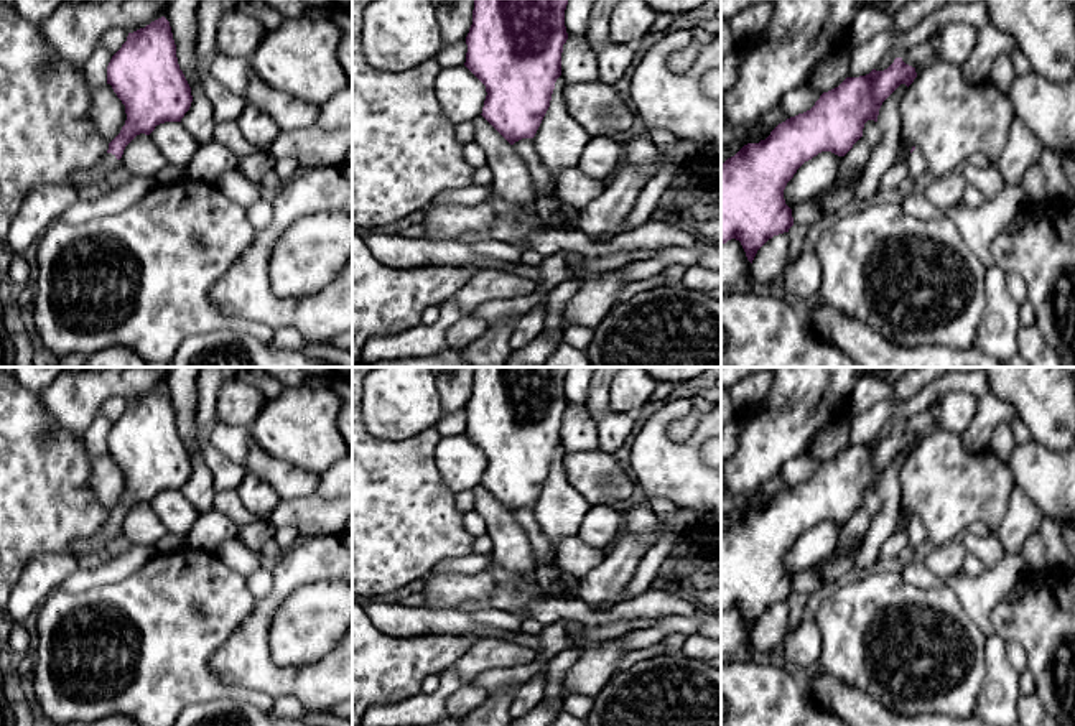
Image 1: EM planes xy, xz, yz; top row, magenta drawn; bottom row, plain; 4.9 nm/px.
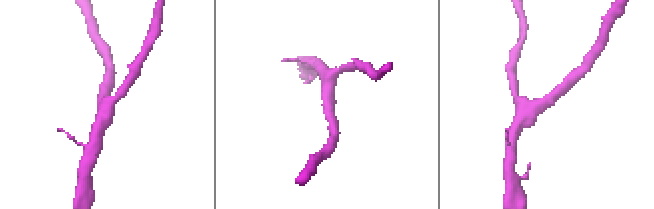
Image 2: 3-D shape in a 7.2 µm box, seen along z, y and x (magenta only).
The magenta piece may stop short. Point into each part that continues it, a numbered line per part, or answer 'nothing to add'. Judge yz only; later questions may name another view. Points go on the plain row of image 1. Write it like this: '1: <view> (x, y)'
1: yz (917, 534)

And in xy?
1: xy (109, 532)

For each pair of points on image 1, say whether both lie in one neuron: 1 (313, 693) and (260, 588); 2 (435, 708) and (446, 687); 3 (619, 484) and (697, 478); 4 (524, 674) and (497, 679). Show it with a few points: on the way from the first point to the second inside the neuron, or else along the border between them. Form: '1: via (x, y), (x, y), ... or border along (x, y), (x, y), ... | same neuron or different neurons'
1: border along (270, 563), (272, 588), (257, 600) | different neurons
2: via (435, 703), (443, 692) | same neuron
3: border along (632, 478), (636, 481) | different neurons
4: via (517, 675), (504, 679) | same neuron

